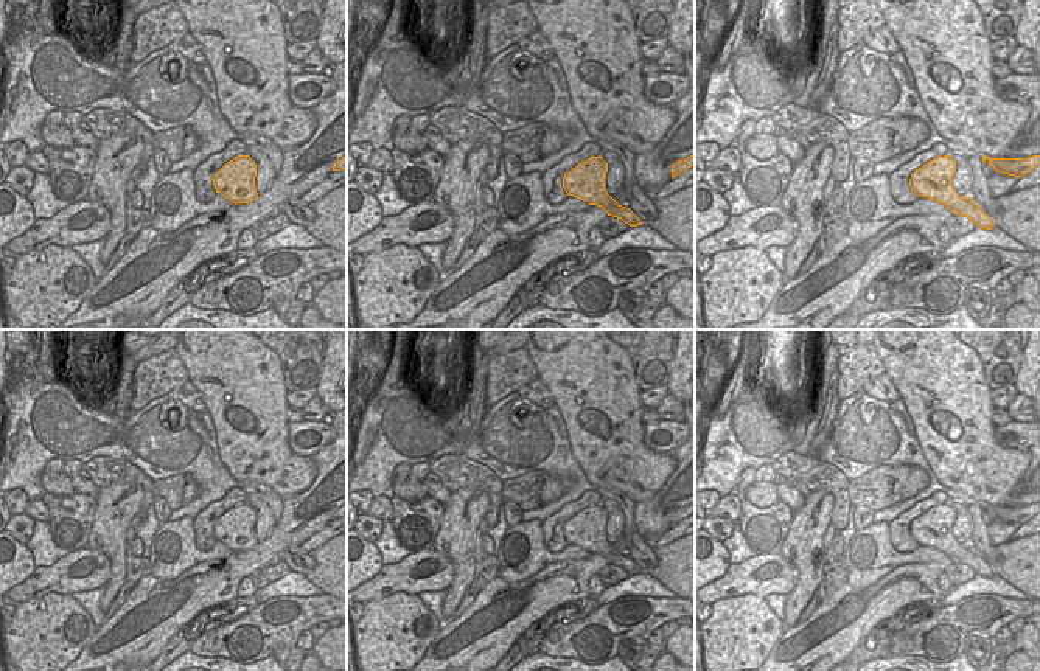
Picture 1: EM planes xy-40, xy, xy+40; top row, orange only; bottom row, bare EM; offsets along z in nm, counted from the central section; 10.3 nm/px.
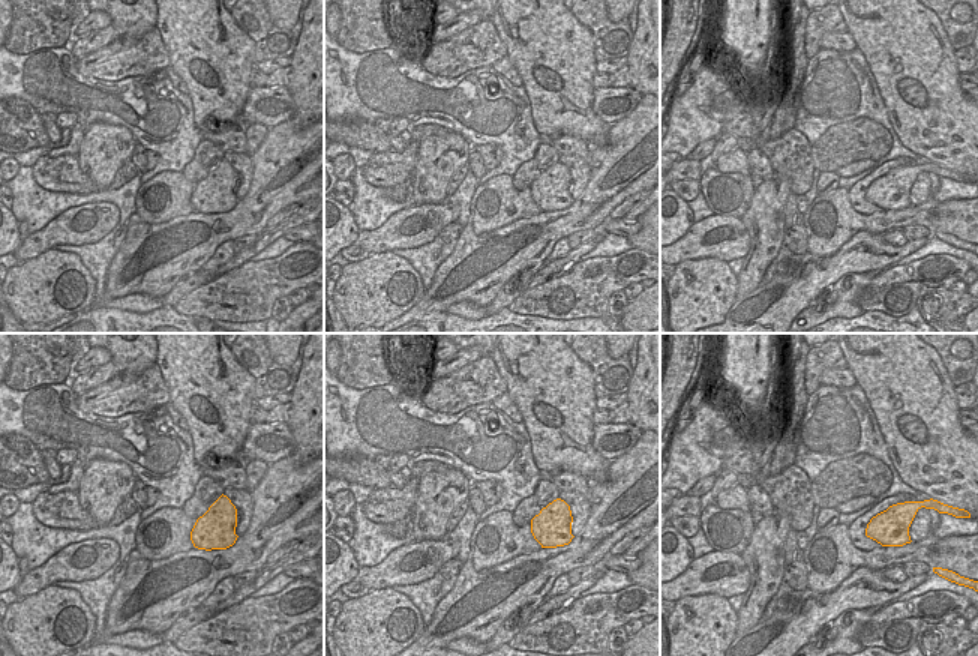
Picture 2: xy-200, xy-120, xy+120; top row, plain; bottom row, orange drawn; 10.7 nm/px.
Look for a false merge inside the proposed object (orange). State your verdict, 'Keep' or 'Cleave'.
Cleave.

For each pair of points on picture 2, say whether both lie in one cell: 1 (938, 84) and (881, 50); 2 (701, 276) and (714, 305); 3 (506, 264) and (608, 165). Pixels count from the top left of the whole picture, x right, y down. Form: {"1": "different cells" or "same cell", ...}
{"1": "same cell", "2": "same cell", "3": "same cell"}

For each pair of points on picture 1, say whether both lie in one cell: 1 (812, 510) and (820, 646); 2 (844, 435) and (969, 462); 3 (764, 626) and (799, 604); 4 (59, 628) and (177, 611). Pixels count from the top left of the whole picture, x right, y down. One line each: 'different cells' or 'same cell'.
1: different cells
2: different cells
3: different cells
4: different cells

